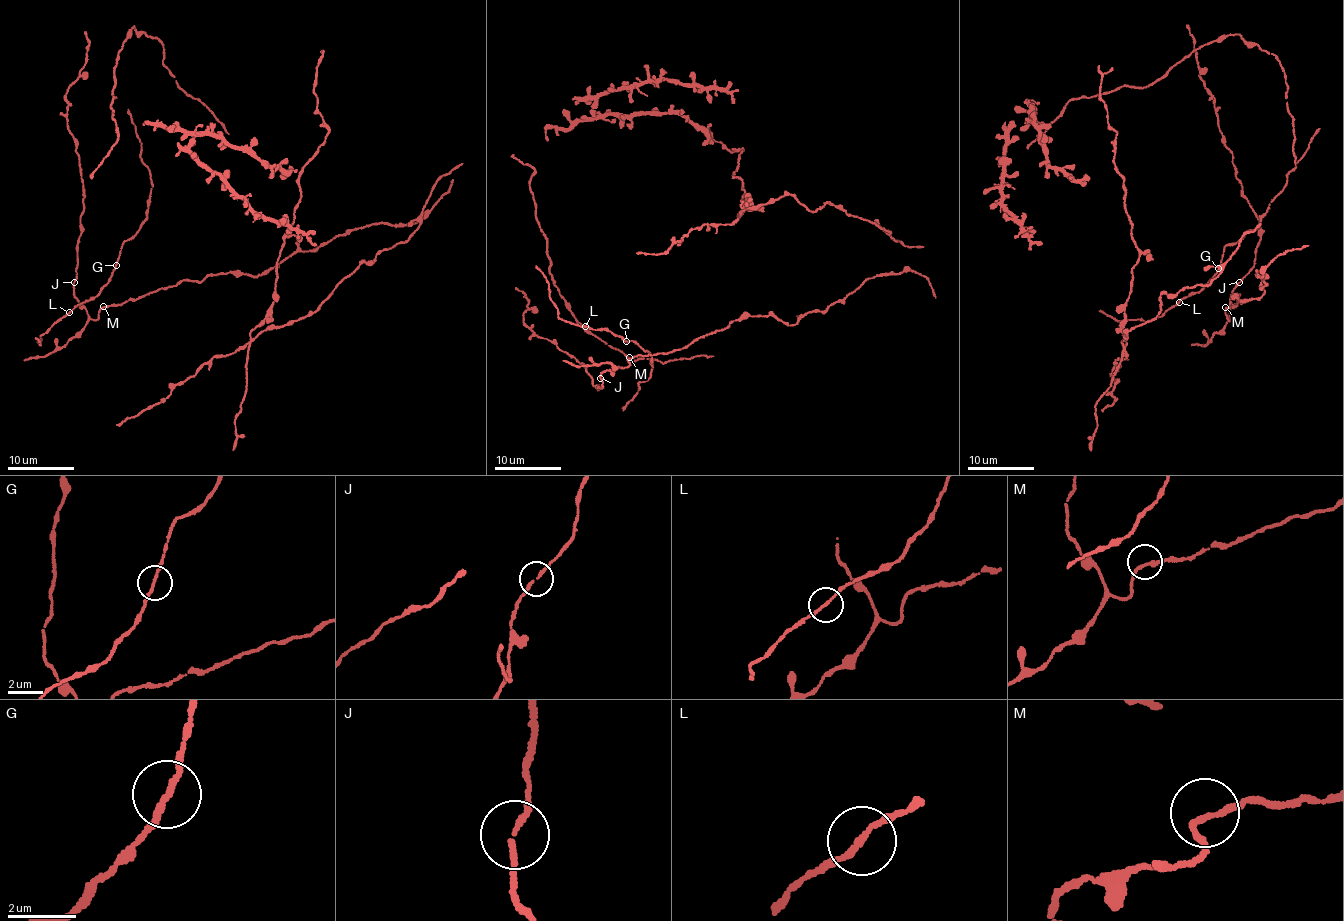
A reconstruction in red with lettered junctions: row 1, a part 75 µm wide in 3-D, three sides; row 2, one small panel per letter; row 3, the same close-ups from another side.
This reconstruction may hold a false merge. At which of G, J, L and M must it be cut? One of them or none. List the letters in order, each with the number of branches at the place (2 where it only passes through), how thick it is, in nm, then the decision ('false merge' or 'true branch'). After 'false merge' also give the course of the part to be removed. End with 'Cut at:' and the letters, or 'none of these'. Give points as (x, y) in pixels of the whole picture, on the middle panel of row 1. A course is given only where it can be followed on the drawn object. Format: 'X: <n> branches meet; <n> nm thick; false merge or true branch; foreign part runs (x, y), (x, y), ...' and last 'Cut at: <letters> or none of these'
G: 2 branches meet; 150 nm thick; true branch
J: 2 branches meet; 140 nm thick; true branch
L: 2 branches meet; 150 nm thick; true branch
M: 2 branches meet; 170 nm thick; true branch
Cut at: none of these

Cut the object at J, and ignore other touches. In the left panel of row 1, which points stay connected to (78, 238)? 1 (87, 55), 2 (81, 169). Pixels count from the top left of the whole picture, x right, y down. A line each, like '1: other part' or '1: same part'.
1: same part
2: same part

